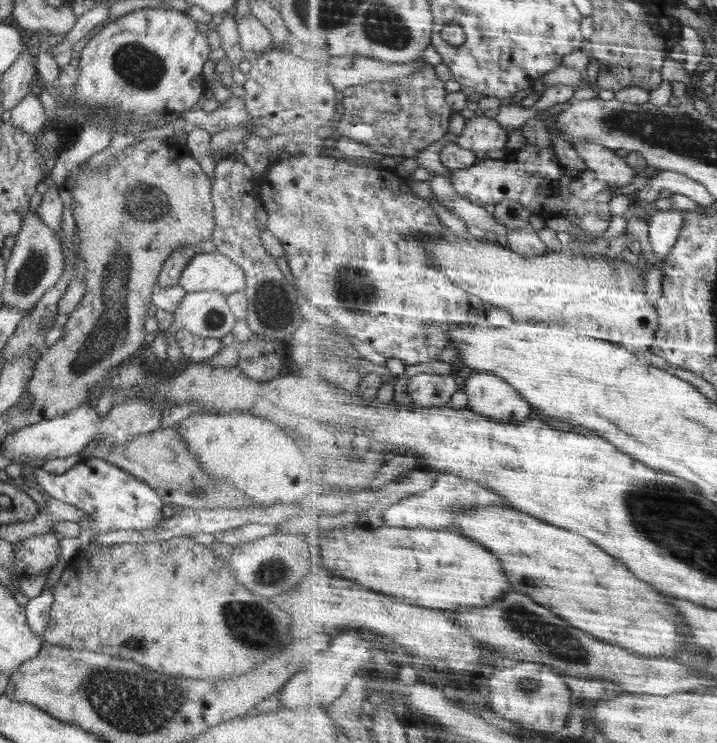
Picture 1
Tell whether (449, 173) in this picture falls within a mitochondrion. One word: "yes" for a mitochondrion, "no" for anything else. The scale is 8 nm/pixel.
no

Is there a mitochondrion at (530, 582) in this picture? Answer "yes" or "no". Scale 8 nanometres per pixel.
yes

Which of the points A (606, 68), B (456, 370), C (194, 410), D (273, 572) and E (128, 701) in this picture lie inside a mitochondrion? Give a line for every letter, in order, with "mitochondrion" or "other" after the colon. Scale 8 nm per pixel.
A: other
B: other
C: other
D: mitochondrion
E: mitochondrion

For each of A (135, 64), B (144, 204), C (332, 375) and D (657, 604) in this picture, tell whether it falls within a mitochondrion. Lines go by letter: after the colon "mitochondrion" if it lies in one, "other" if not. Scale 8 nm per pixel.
A: mitochondrion
B: mitochondrion
C: other
D: other

